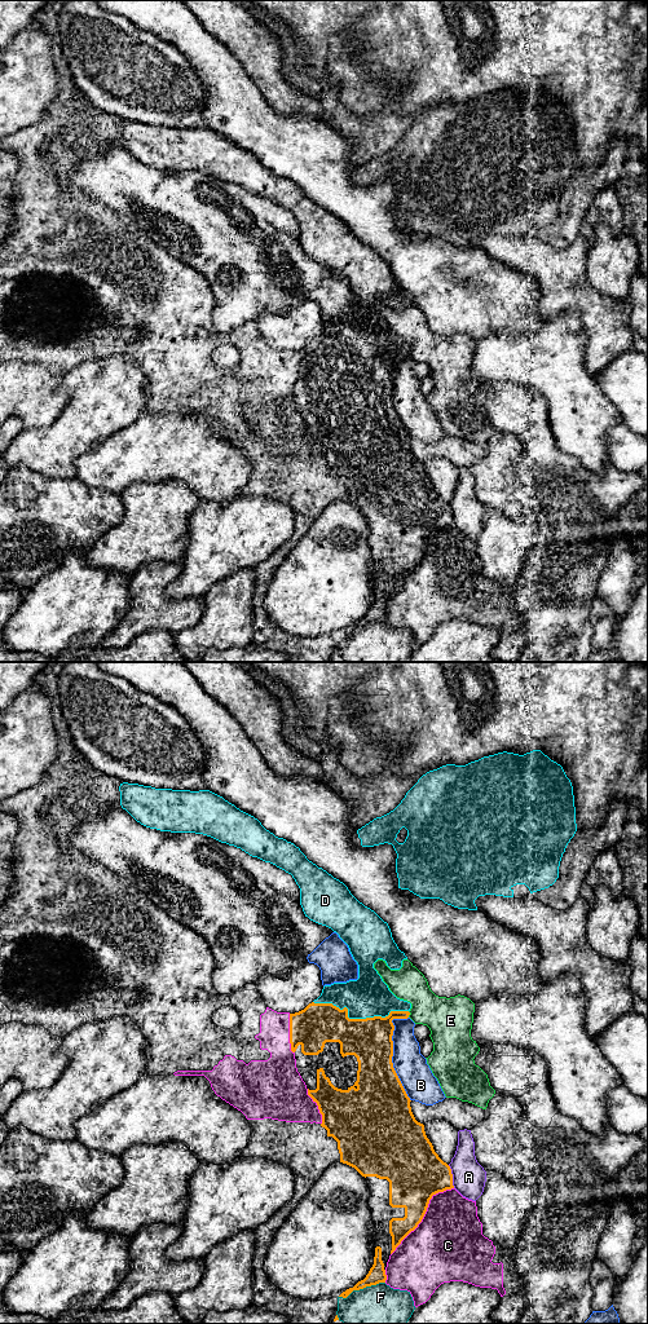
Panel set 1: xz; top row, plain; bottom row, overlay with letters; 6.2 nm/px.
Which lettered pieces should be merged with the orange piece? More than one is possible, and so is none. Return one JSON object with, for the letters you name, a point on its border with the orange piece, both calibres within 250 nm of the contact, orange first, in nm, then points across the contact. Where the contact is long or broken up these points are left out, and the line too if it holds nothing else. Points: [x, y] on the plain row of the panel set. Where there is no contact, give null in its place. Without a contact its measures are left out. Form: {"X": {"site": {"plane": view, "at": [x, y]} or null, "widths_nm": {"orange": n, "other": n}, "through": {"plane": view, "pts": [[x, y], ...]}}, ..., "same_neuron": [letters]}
{"D": {"site": {"plane": "xz", "at": [357, 357]}, "widths_nm": {"orange": 280, "other": 260}}, "same_neuron": ["D"]}

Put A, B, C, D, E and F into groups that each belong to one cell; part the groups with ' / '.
A / B / C / D / E / F

